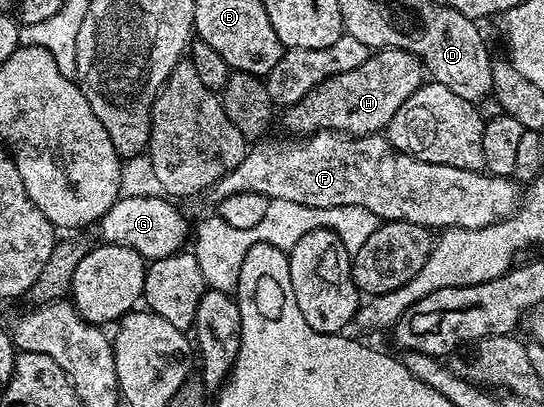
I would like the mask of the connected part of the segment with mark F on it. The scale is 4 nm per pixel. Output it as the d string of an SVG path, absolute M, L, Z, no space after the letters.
M321 129L303 139L288 140L292 141L286 142L281 149L265 143L253 144L234 171L222 175L222 179L212 185L212 201L217 203L238 192L258 192L274 201L290 199L290 203L306 207L366 207L366 211L380 218L381 222L405 220L406 223L425 225L432 231L443 231L454 227L481 229L496 221L505 221L516 212L522 200L521 186L512 177L493 177L491 173L478 169L466 171L462 167L426 163L398 151L384 135L349 137L347 133Z

